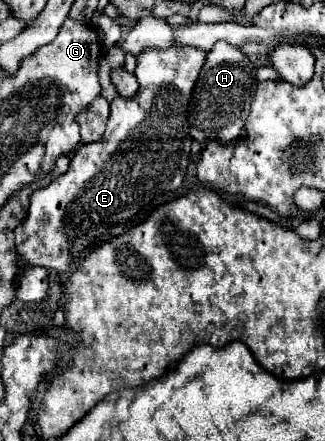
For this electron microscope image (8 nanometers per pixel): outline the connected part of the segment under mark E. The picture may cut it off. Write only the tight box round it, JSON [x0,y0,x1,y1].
[16,46,206,272]

